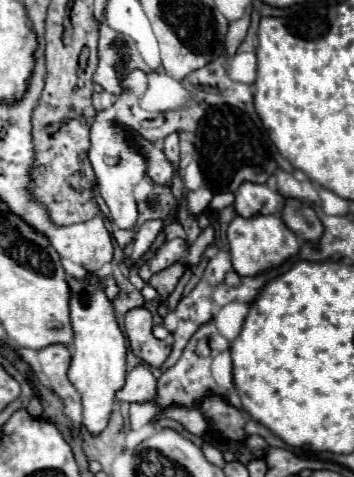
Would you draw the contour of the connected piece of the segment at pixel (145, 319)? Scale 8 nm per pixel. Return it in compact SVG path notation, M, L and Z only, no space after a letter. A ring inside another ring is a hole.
M144 306L132 308L126 312L124 328L132 352L146 364L160 368L170 354L170 344L152 336L152 314Z

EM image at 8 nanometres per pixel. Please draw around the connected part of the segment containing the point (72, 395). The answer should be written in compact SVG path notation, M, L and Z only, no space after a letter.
M52 344L42 350L38 350L40 368L50 382L50 388L60 398L70 398L74 402L80 402L80 392L70 384L68 380L68 366L70 366L70 350L62 344Z

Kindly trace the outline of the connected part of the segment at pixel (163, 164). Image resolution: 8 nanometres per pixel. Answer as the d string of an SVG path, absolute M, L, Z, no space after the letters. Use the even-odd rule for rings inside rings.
M134 138L134 144L138 144L142 148L142 152L146 152L148 158L148 176L162 186L170 186L172 178L174 178L174 168L170 166L170 162L164 158L162 150L154 144L146 144L146 140L142 138Z

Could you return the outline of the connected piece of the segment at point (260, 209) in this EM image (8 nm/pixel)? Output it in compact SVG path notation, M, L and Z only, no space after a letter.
M246 182L236 192L236 214L242 218L252 218L256 214L276 214L282 210L284 196L270 190L266 184Z

